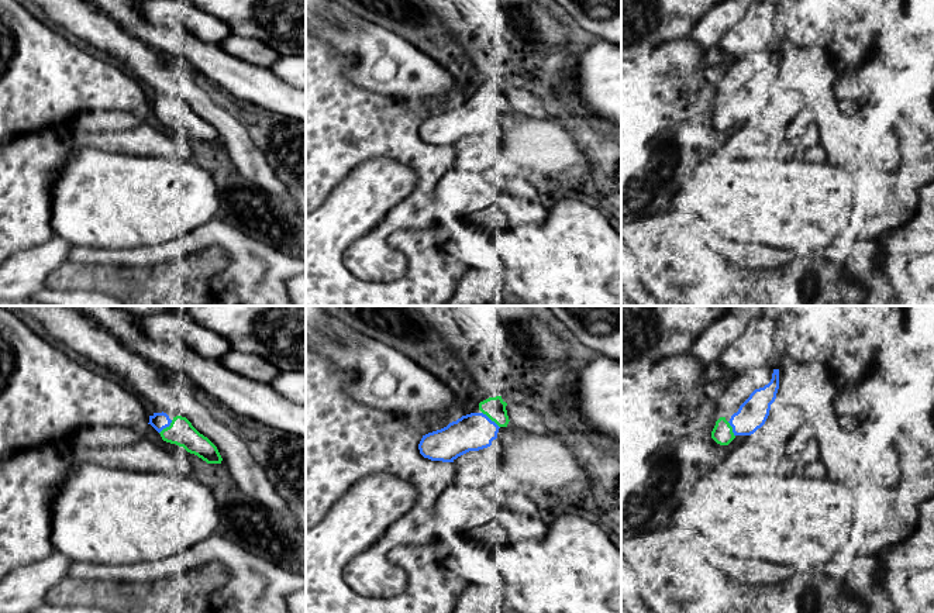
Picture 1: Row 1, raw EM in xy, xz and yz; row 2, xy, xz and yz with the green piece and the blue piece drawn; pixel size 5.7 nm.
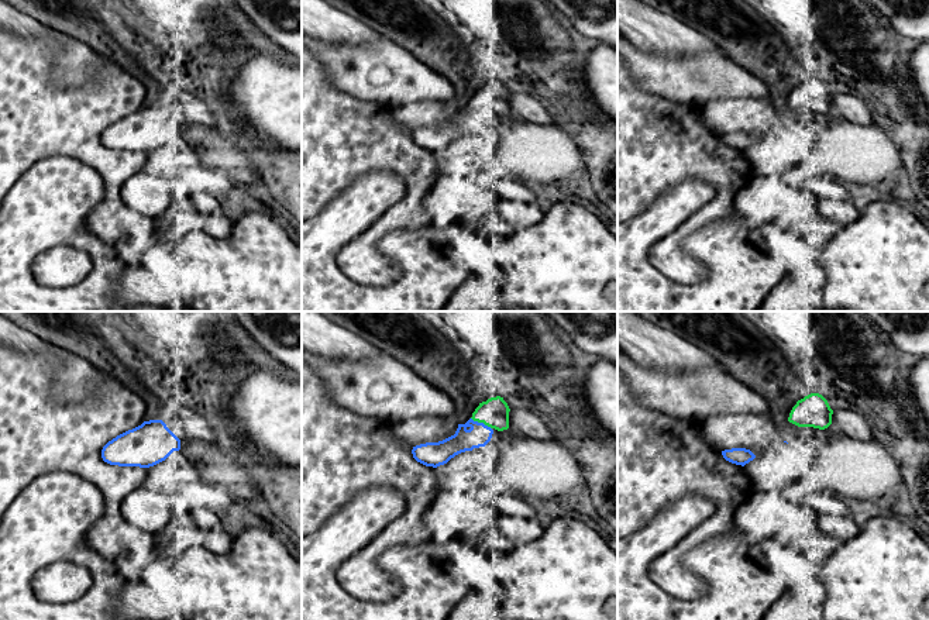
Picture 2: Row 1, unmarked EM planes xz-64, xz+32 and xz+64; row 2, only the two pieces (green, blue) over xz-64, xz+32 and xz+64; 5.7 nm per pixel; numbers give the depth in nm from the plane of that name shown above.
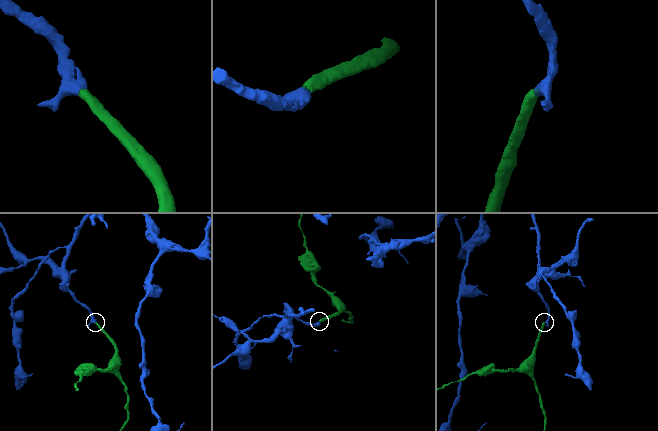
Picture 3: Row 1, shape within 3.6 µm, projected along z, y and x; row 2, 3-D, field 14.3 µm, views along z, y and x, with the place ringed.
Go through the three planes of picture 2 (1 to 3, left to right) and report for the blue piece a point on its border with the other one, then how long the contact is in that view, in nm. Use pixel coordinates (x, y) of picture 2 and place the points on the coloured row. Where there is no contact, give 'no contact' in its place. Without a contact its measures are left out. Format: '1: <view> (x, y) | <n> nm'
1: no contact
2: xz+32 (481, 422) | 140 nm
3: no contact

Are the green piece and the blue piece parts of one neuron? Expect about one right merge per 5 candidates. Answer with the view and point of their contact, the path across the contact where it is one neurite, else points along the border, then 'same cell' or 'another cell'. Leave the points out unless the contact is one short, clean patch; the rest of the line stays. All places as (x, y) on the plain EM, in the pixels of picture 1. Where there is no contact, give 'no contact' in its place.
contact xz (490, 103); same cell

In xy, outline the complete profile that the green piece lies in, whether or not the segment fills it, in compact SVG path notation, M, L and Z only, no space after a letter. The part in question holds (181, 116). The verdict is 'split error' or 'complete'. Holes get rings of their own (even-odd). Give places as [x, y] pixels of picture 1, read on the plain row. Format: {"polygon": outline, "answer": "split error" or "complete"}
{"polygon": "M163 96L154 97L149 100L148 109L161 118L163 125L183 131L207 148L221 148L223 142L217 131L200 118L186 101L176 100L170 104Z", "answer": "split error"}

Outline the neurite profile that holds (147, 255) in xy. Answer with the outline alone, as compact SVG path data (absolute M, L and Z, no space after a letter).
M217 217L162 244L134 248L73 245L69 262L152 266L187 258L211 245L221 247L230 256L228 266L210 280L213 299L224 306L293 306L286 283L306 272L306 262L282 254Z

